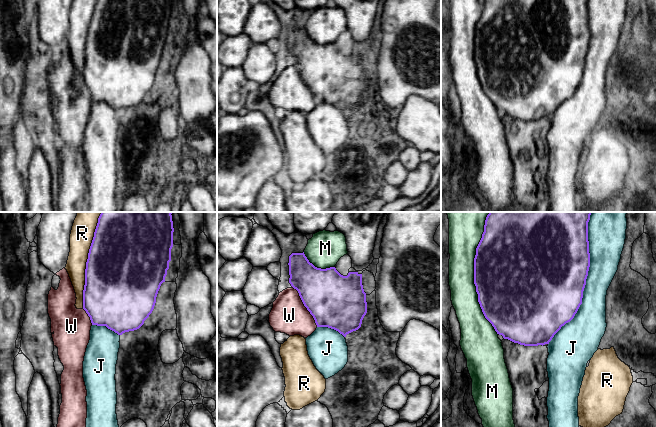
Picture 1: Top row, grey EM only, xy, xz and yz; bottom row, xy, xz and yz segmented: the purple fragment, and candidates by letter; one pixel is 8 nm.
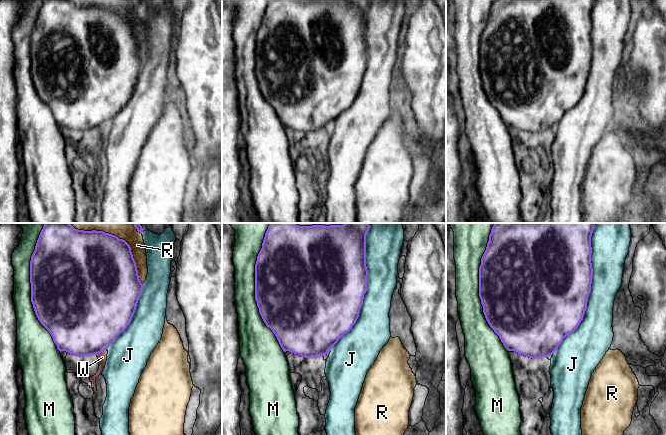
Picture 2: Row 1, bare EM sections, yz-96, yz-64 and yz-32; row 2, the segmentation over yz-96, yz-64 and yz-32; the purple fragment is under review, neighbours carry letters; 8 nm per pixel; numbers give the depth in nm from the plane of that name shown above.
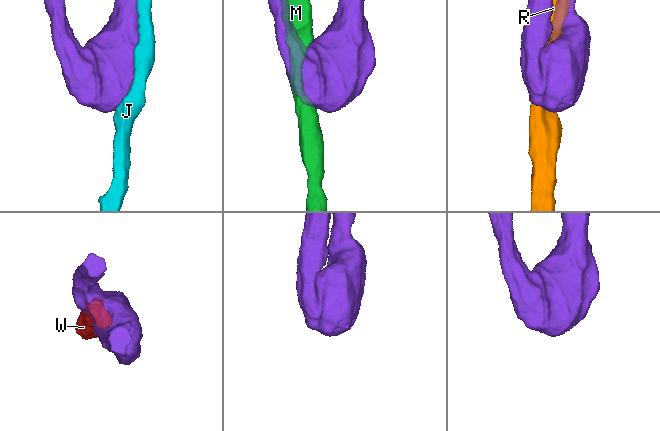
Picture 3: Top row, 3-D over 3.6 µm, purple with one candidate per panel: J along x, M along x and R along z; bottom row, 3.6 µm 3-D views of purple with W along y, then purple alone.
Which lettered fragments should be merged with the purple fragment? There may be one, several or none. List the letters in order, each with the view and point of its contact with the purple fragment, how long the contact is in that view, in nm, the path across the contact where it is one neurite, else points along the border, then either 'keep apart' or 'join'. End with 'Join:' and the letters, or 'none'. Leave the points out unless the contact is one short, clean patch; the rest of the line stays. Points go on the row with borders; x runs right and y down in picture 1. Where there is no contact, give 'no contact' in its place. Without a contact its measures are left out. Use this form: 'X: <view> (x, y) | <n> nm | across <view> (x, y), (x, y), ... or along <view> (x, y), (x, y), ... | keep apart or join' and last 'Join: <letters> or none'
J: yz (586, 278) | 1100 nm | join
M: yz (474, 273) | 1000 nm | keep apart
R: xy (87, 260) | 800 nm | keep apart
W: xz (304, 305) | 380 nm | keep apart
Join: J

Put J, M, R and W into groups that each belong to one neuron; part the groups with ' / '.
J / M / R / W

